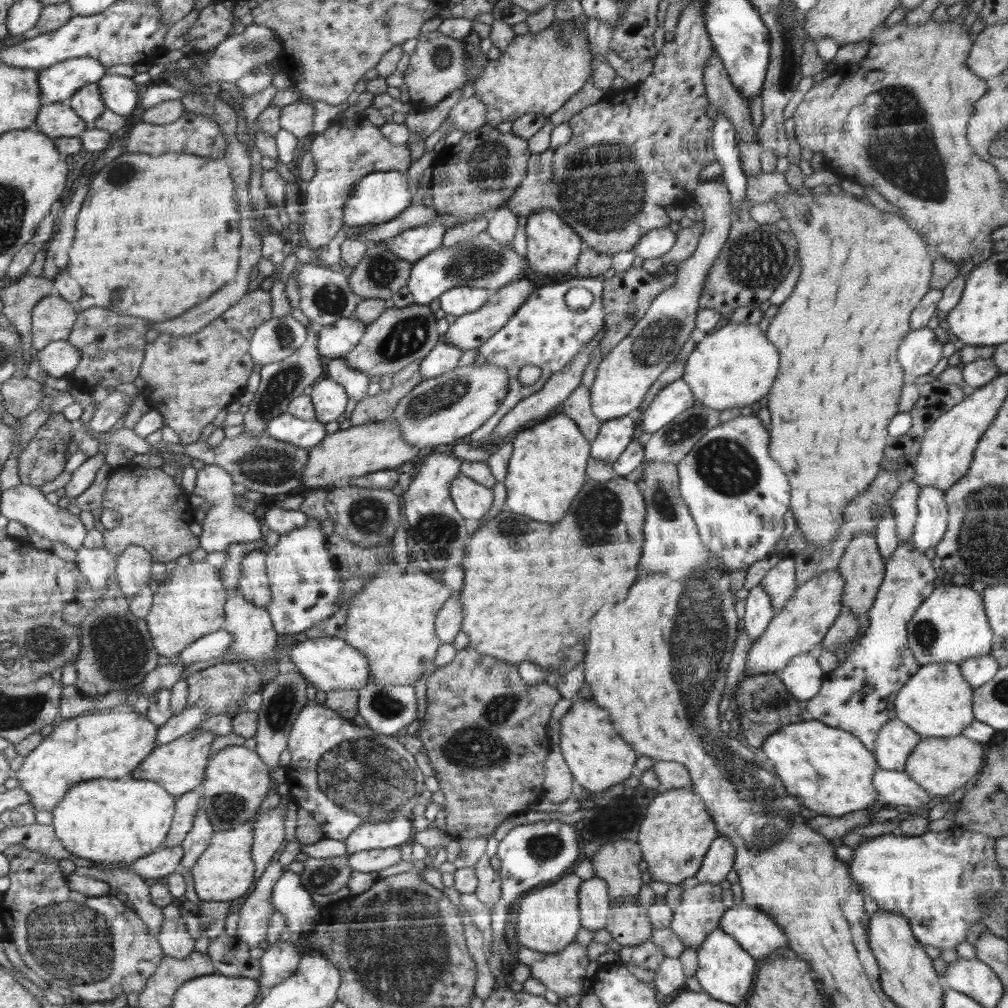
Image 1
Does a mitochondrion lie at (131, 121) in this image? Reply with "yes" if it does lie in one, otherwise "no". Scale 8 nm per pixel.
no

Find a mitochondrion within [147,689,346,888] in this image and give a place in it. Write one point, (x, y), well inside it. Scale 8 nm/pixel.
(228, 808)

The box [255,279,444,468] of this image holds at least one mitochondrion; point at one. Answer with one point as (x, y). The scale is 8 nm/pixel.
(407, 337)

